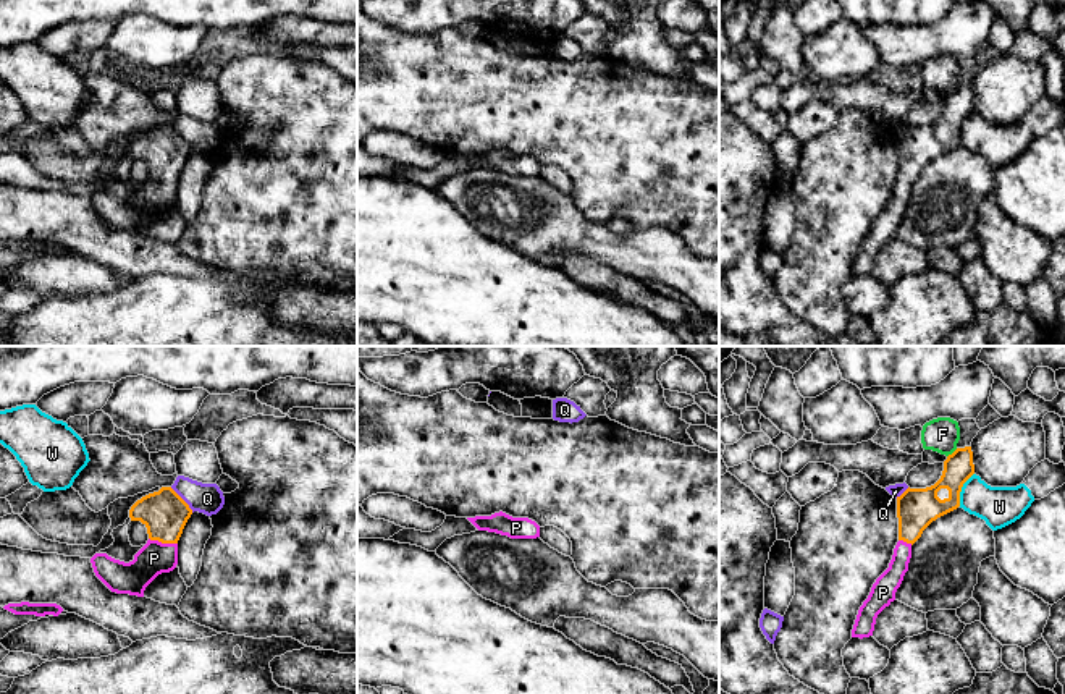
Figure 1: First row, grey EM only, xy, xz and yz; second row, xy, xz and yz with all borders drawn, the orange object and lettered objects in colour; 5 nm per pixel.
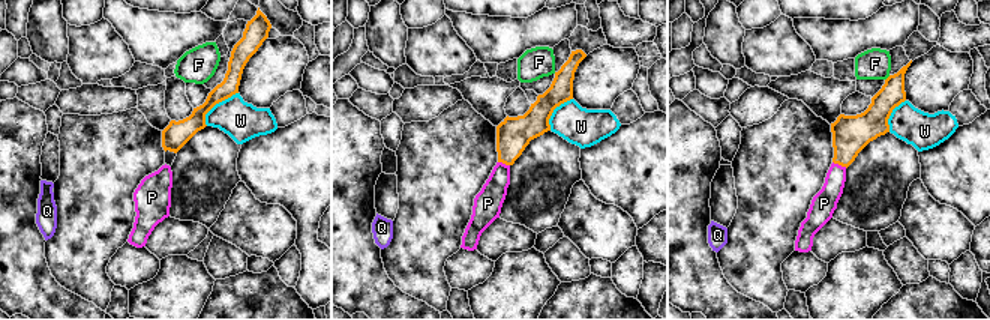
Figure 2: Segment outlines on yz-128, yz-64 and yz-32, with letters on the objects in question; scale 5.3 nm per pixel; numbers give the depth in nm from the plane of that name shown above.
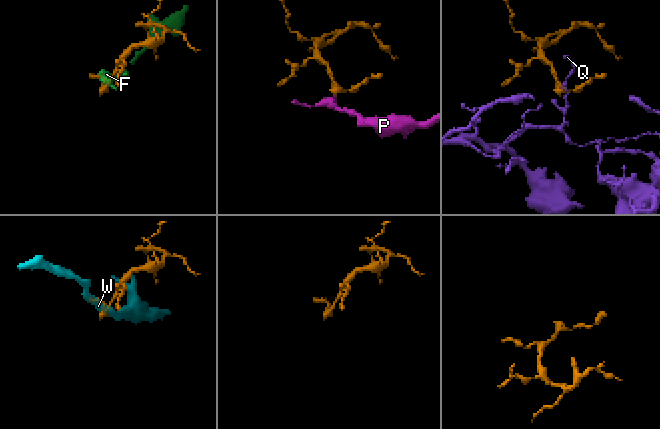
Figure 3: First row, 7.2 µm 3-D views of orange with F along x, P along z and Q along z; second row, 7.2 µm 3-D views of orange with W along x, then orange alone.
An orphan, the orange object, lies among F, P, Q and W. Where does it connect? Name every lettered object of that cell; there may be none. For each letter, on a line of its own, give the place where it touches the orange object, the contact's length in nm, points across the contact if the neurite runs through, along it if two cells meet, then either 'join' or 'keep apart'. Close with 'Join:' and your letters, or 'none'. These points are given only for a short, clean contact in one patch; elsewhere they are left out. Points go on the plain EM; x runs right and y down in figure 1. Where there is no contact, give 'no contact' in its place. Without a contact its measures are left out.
F: contact yz (954, 89); length 70 nm; keep apart
P: contact xy (164, 180); length 150 nm; way xy (165, 151), (164, 180), (154, 196); join
Q: contact xy (183, 138); length 170 nm; border xy (170, 125), (193, 149); keep apart
W: contact yz (960, 126); length 180 nm; keep apart
Join: P

